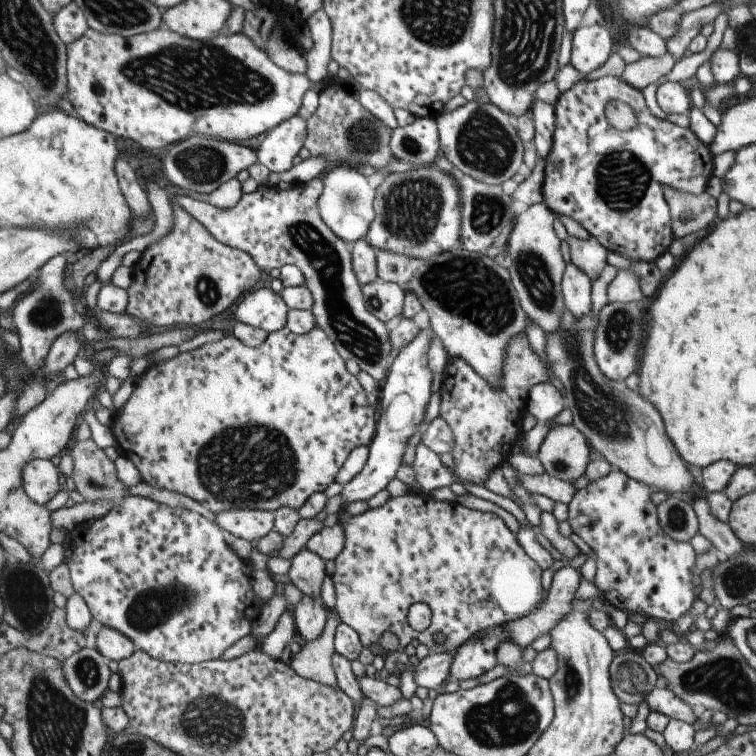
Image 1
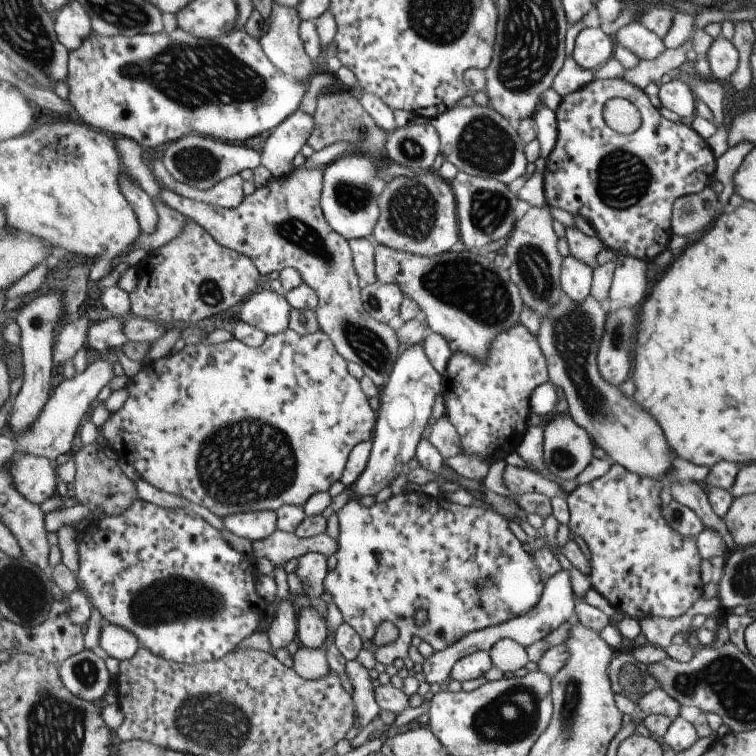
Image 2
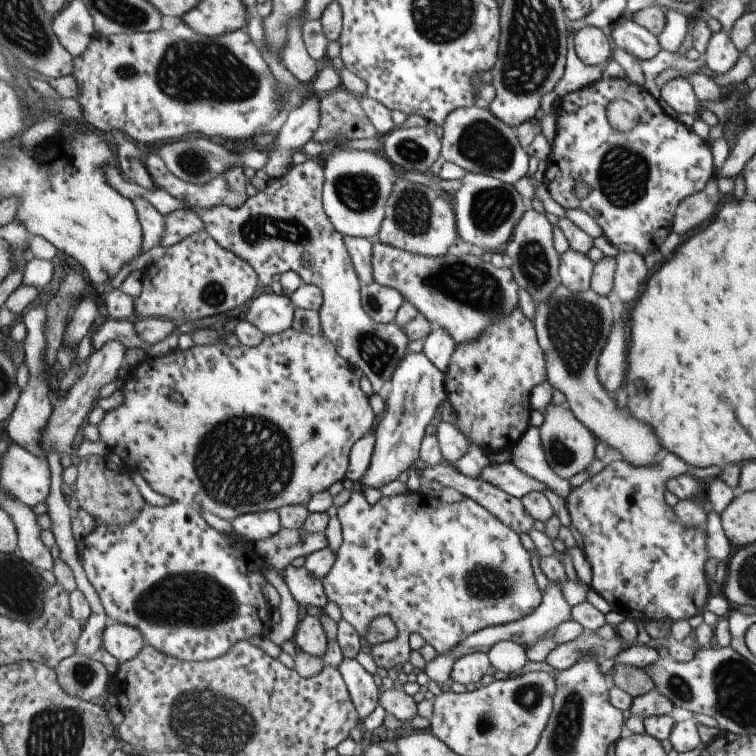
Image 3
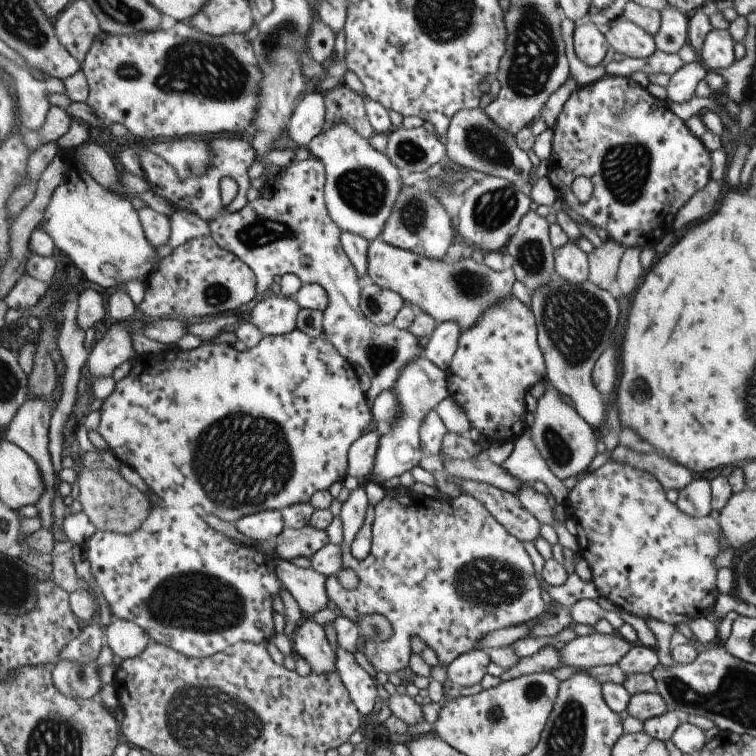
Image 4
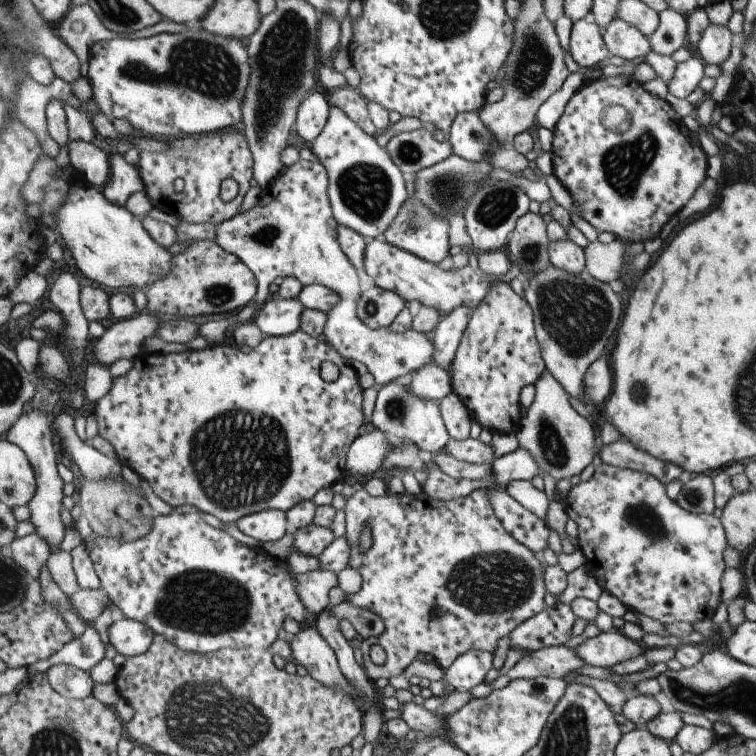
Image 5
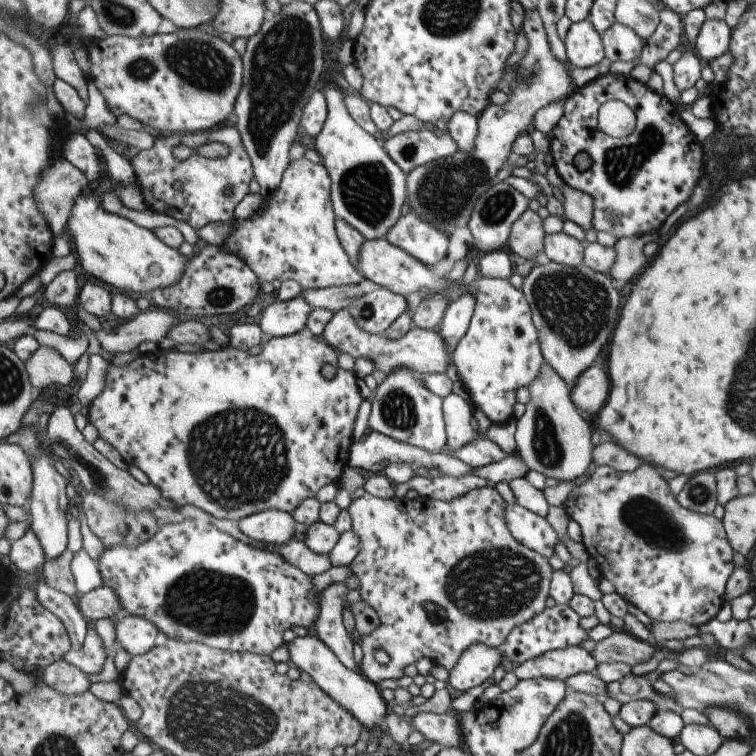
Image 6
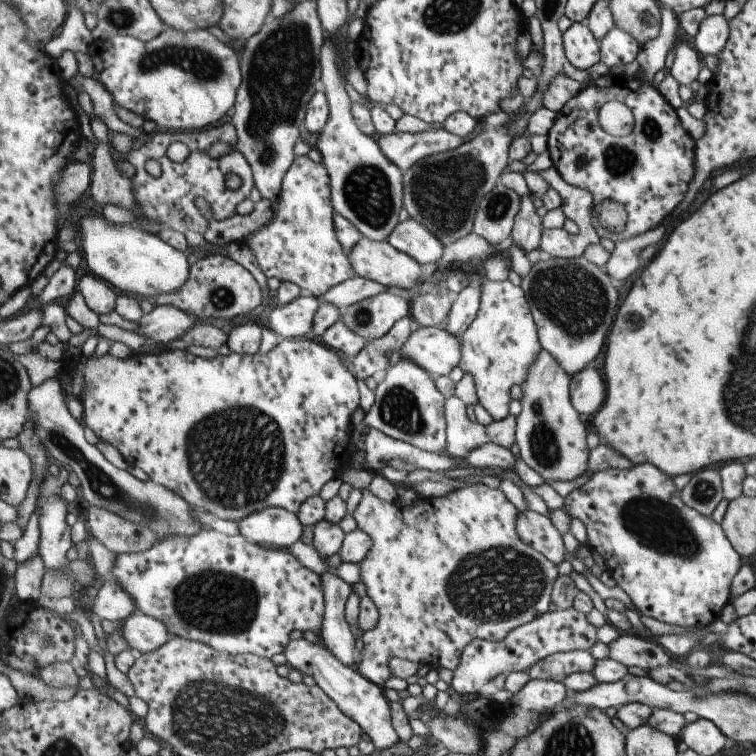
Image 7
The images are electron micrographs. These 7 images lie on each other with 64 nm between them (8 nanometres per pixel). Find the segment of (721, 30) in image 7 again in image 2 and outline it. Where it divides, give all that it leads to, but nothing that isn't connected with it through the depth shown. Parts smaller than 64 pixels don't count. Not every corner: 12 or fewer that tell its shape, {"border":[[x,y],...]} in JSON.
{"border":[[718,35],[705,54],[711,76],[725,83],[738,52]]}

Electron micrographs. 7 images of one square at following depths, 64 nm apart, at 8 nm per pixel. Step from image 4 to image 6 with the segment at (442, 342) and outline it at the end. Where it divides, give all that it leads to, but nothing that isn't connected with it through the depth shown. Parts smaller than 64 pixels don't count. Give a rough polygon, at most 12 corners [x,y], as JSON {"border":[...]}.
{"border":[[461,294],[450,303],[440,334],[456,351],[471,326],[475,294]]}

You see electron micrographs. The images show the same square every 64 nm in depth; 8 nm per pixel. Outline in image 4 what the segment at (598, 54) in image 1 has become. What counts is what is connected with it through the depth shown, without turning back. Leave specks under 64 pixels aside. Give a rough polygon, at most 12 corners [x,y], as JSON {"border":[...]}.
{"border":[[591,20],[577,22],[574,45],[587,66],[599,64],[608,39]]}

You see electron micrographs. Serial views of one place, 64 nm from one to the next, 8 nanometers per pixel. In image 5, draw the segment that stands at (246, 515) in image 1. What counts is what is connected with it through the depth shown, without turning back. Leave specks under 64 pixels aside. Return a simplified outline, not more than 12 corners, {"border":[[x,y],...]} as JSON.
{"border":[[269,509],[236,525],[258,544],[277,542],[291,530],[286,512]]}

